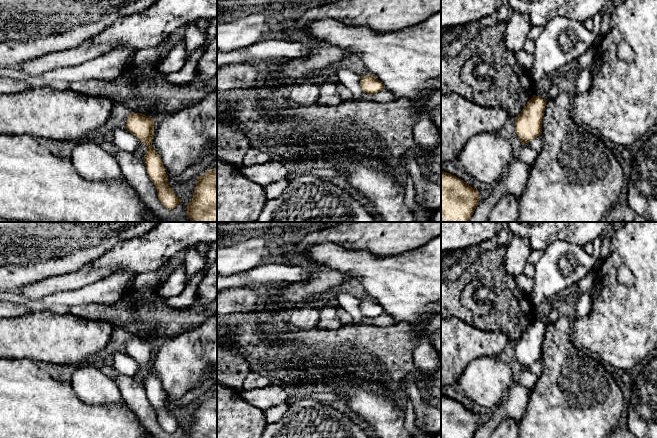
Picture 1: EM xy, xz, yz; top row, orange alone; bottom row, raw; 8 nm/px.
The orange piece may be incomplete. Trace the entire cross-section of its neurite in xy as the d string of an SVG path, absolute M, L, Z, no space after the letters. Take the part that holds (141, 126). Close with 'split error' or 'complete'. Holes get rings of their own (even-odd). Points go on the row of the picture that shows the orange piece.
M132 112L126 122L126 130L134 135L139 141L147 146L147 152L143 157L143 162L149 178L154 183L157 196L161 204L169 210L173 210L179 203L182 203L166 183L166 174L161 156L152 148L152 137L154 135L154 121L142 113Z; complete

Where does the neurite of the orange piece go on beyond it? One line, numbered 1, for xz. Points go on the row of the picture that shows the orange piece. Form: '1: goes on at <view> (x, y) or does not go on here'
1: does not go on here

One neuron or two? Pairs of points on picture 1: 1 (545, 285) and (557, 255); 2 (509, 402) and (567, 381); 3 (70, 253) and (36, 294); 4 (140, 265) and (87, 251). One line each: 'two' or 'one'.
1: one
2: two
3: two
4: two

